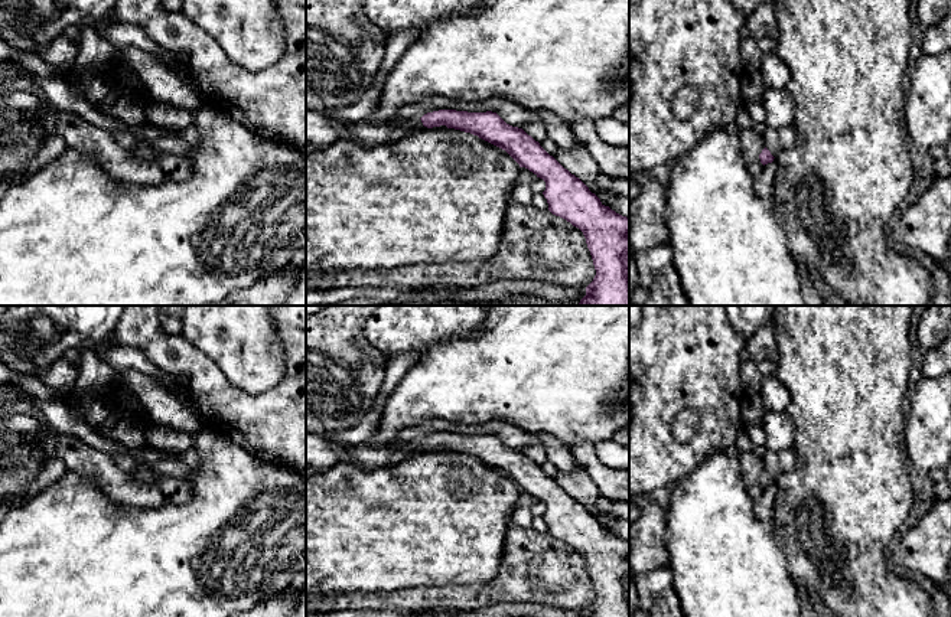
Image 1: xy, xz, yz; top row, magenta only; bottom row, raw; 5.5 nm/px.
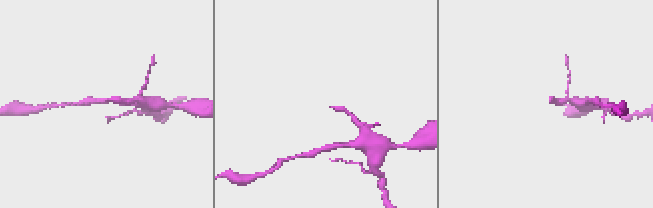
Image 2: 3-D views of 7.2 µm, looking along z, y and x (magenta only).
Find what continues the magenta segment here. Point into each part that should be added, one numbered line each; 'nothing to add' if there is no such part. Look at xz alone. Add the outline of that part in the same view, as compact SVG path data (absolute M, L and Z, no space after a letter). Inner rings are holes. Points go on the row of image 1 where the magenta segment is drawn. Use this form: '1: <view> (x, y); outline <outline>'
nothing to add

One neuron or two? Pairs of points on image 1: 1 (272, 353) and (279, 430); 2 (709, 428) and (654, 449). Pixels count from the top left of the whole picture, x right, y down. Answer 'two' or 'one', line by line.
1: two
2: one

